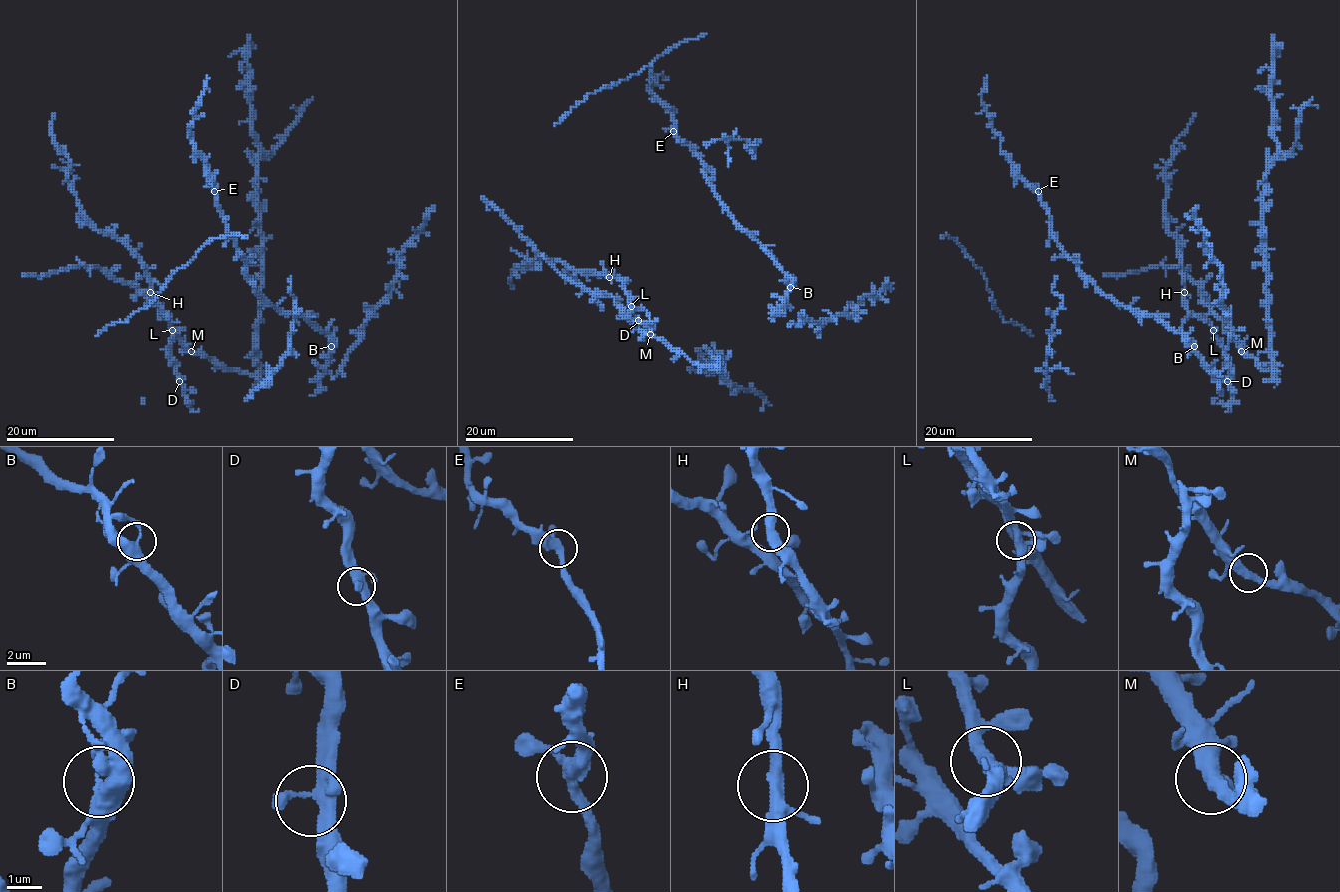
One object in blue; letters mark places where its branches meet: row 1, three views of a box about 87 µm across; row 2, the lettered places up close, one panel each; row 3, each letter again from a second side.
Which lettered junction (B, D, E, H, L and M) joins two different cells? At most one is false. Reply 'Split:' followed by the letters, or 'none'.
Split: none

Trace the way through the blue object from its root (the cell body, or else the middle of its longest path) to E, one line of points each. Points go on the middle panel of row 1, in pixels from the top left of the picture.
E: (791, 281), (776, 261), (738, 226), (704, 173), (704, 165), (673, 131)

